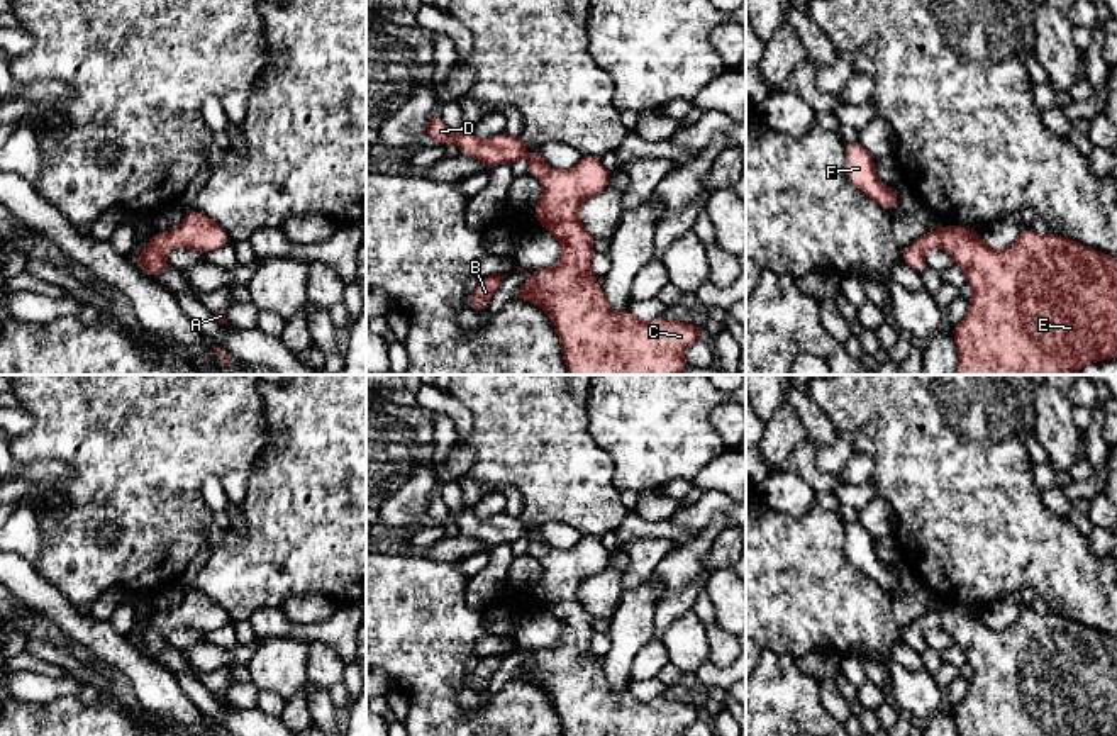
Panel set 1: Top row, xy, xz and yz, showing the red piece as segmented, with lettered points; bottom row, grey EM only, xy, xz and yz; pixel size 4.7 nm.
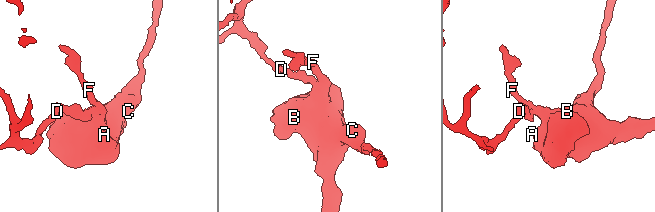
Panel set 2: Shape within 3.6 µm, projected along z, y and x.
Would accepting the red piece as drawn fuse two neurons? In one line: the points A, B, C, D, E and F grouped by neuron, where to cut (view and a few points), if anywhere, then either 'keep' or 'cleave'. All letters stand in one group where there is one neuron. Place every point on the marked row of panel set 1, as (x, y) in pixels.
A B C D E F | no cut | keep

